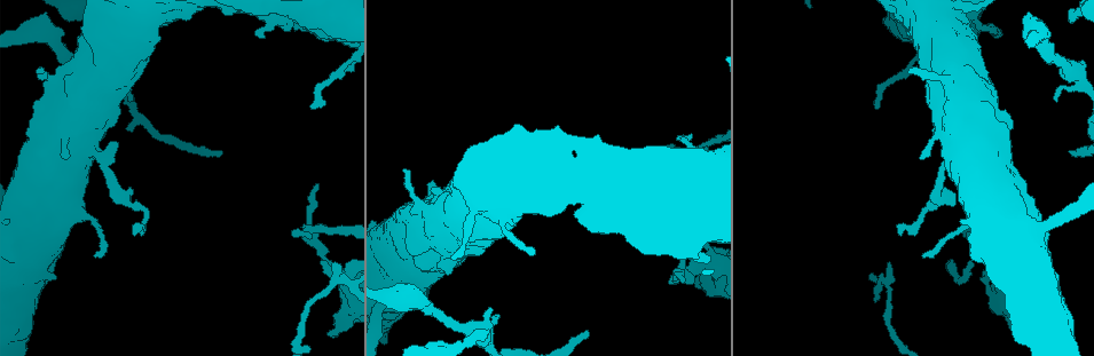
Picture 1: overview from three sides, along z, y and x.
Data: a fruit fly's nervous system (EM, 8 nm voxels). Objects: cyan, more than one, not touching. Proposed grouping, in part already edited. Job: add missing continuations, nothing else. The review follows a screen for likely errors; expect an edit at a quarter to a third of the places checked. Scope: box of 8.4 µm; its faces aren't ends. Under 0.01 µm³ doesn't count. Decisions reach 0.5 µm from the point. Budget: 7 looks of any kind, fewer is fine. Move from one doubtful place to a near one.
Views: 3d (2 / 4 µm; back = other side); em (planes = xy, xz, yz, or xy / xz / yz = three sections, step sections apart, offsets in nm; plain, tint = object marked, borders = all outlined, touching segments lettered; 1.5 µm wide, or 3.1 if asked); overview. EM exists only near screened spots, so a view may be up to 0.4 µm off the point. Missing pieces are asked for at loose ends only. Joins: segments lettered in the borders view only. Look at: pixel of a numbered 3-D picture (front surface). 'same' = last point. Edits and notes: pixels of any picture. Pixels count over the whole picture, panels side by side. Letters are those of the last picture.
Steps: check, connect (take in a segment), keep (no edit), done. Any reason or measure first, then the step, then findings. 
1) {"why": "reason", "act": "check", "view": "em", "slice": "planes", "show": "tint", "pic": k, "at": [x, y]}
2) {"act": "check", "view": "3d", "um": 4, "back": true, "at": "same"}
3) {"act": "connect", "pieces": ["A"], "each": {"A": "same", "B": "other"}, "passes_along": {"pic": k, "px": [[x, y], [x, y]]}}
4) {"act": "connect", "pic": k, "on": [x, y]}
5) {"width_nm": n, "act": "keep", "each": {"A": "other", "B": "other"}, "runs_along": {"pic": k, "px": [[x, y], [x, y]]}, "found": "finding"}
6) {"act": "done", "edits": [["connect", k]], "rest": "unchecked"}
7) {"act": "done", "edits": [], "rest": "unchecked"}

{"why": "branch stops here", "act": "check", "view": "em", "slice": "xz", "step": 8, "show": "borders", "pic": 1, "at": [910, 69]}

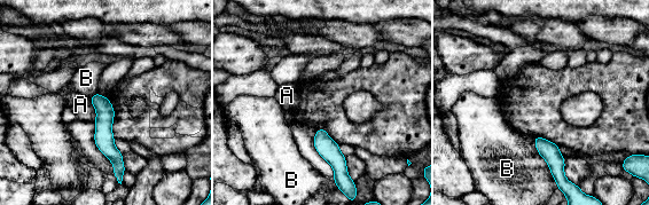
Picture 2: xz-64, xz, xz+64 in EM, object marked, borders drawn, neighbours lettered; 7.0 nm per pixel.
{"why": "cut it another way", "act": "check", "view": "em", "slice": "planes", "show": "borders", "at": "same"}

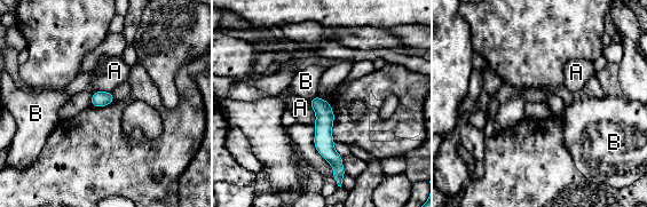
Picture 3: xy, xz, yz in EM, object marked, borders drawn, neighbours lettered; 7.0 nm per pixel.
{"act": "keep", "each": {"A": "other", "B": "other"}, "runs_along": {"pic": 3, "px": [[316, 100], [336, 170]]}, "found": "none of them fits"}

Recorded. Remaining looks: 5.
{"why": "an open end", "act": "check", "view": "em", "slice": "yz", "step": 8, "show": "tint", "pic": 1, "at": [923, 157]}

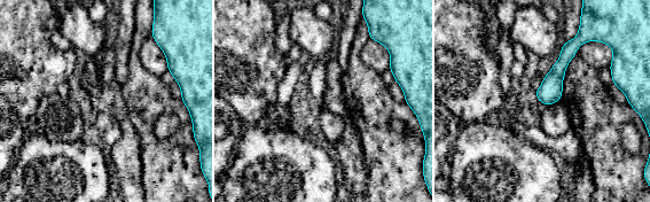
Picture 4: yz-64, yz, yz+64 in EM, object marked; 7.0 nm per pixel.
{"act": "check", "view": "em", "slice": "planes", "show": "borders", "at": "same"}

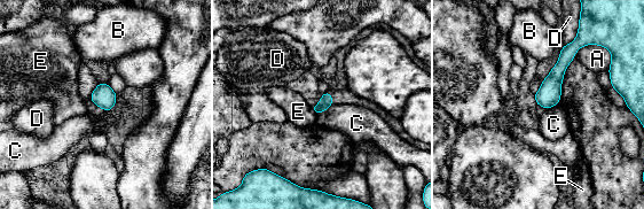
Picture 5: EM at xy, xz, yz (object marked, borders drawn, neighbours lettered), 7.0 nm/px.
{"longest_contact_nm": ["A", 170], "act": "keep", "each": {"A": "other", "B": "other", "C": "other", "D": "other", "E": "other"}, "border": {"pic": 5, "px": [[334, 105], [316, 115]]}, "found": "no lettered segment goes on from it"}

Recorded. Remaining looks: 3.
{"act": "check", "view": "em", "slice": "planes", "show": "borders", "pic": 1, "at": [1072, 21]}

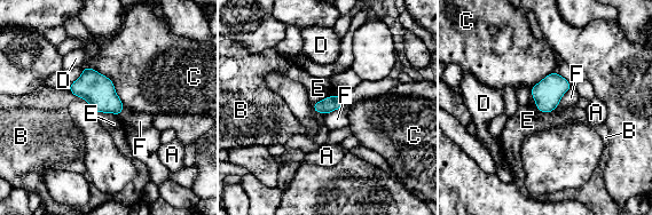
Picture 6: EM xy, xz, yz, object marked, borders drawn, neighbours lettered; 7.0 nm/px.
{"width_nm": 110, "act": "keep", "each": {"A": "other", "B": "other", "C": "other", "D": "other", "E": "other", "F": "other"}, "border": {"pic": 6, "px": [[572, 88], [563, 95], [555, 109]]}, "found": "no lettered segment goes on from it"}

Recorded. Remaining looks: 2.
{"act": "done", "edits": [], "rest": "unchecked"}

